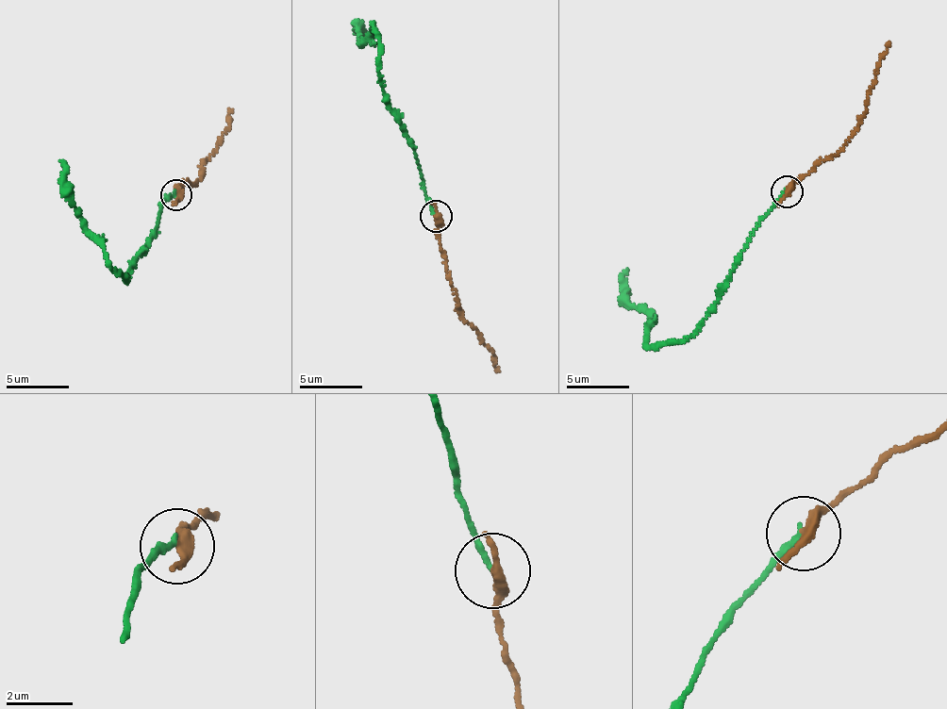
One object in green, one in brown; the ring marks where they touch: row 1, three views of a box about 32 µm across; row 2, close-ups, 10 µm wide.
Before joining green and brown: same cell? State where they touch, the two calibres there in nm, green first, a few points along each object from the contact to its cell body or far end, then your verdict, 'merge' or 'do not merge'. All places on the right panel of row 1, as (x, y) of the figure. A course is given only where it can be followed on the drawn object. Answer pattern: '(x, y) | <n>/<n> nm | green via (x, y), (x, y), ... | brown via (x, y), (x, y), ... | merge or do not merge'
(787, 191) | 170/280 nm | green via (785, 191), (759, 222), (709, 315), (681, 339), (647, 345), (652, 318), (628, 303), (623, 273), (628, 270) | brown via (788, 191), (817, 163), (832, 158), (858, 126), (888, 41) | do not merge

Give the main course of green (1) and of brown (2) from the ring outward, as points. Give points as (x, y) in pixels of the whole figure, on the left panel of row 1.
1: (174, 193), (161, 208), (155, 237), (126, 279), (107, 263), (104, 246), (70, 198), (65, 164), (59, 160)
2: (175, 194), (187, 183), (191, 187), (201, 178), (202, 169), (230, 126), (233, 109)

